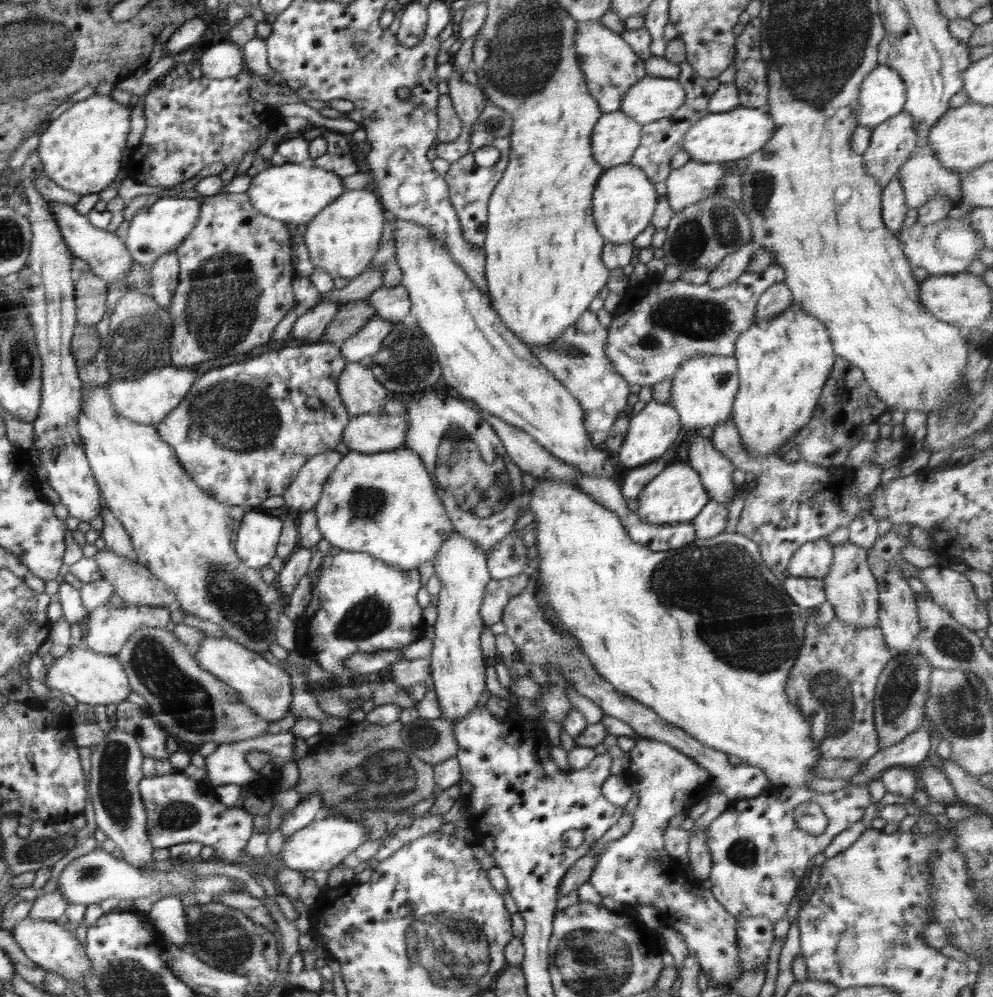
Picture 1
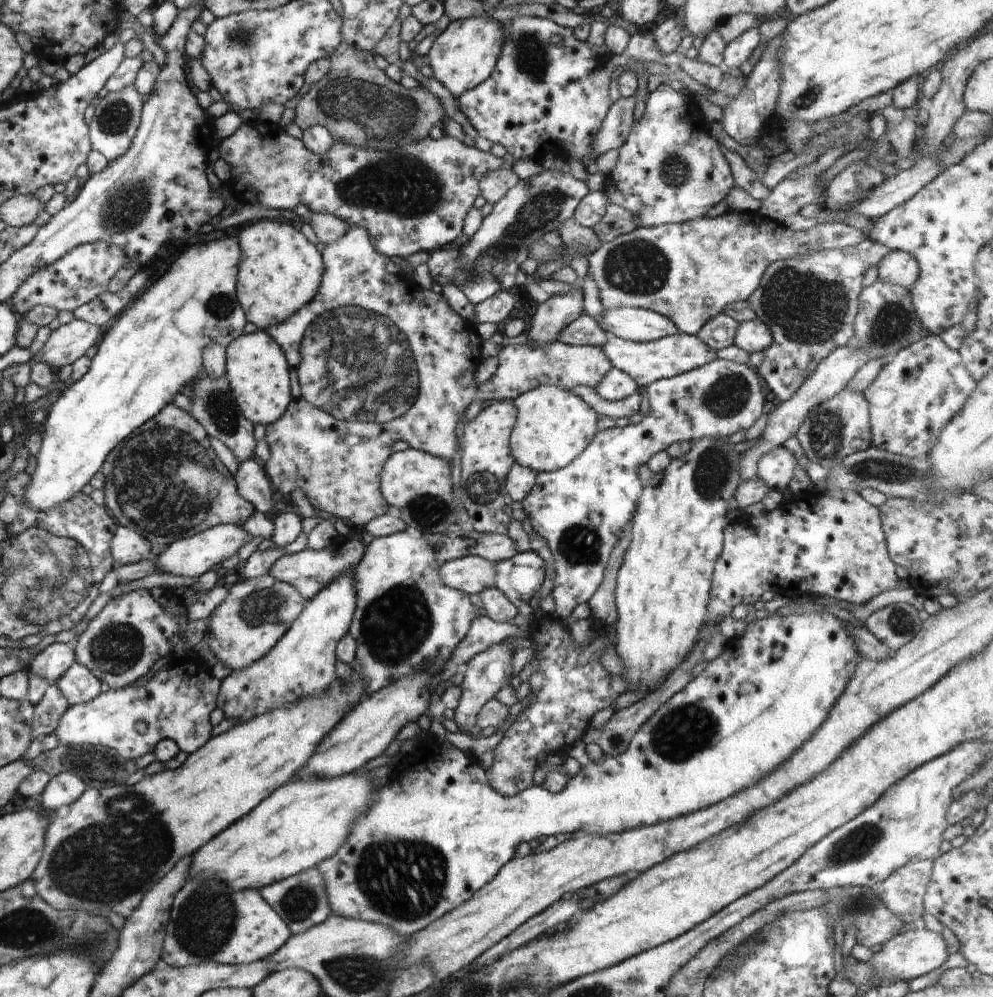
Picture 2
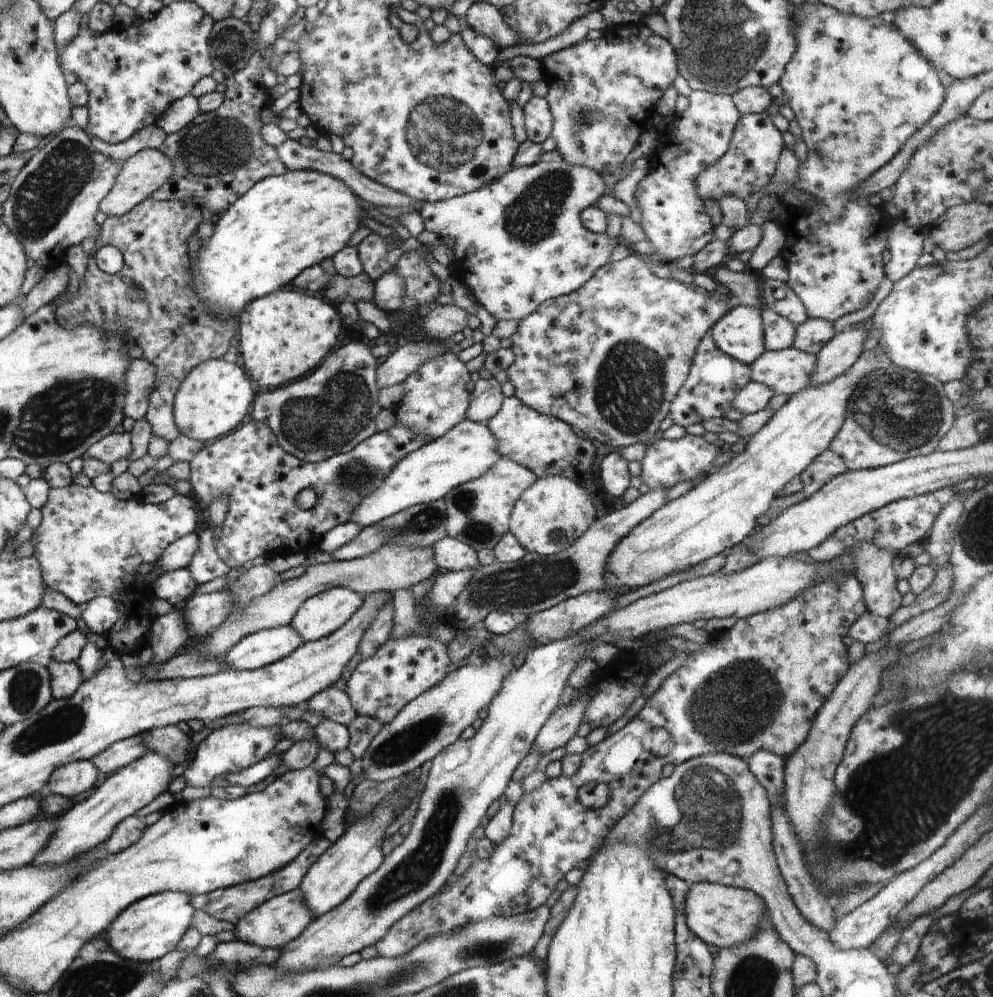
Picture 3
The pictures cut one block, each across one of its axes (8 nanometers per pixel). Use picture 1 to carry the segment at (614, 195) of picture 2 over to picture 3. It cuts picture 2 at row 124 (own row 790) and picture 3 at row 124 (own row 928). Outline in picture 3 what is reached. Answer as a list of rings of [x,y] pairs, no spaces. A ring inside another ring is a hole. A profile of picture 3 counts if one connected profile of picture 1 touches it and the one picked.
[[[693,90],[687,99],[689,103],[686,110],[678,114],[678,128],[671,128],[672,144],[666,147],[660,145],[654,155],[649,157],[649,173],[638,182],[634,193],[637,207],[642,213],[640,226],[645,231],[646,240],[655,247],[655,252],[662,258],[662,262],[670,264],[682,256],[694,256],[708,242],[714,240],[714,226],[709,210],[705,208],[704,202],[698,196],[696,180],[708,166],[716,164],[726,154],[730,148],[734,129],[742,115],[736,108],[731,95],[717,95]]]

